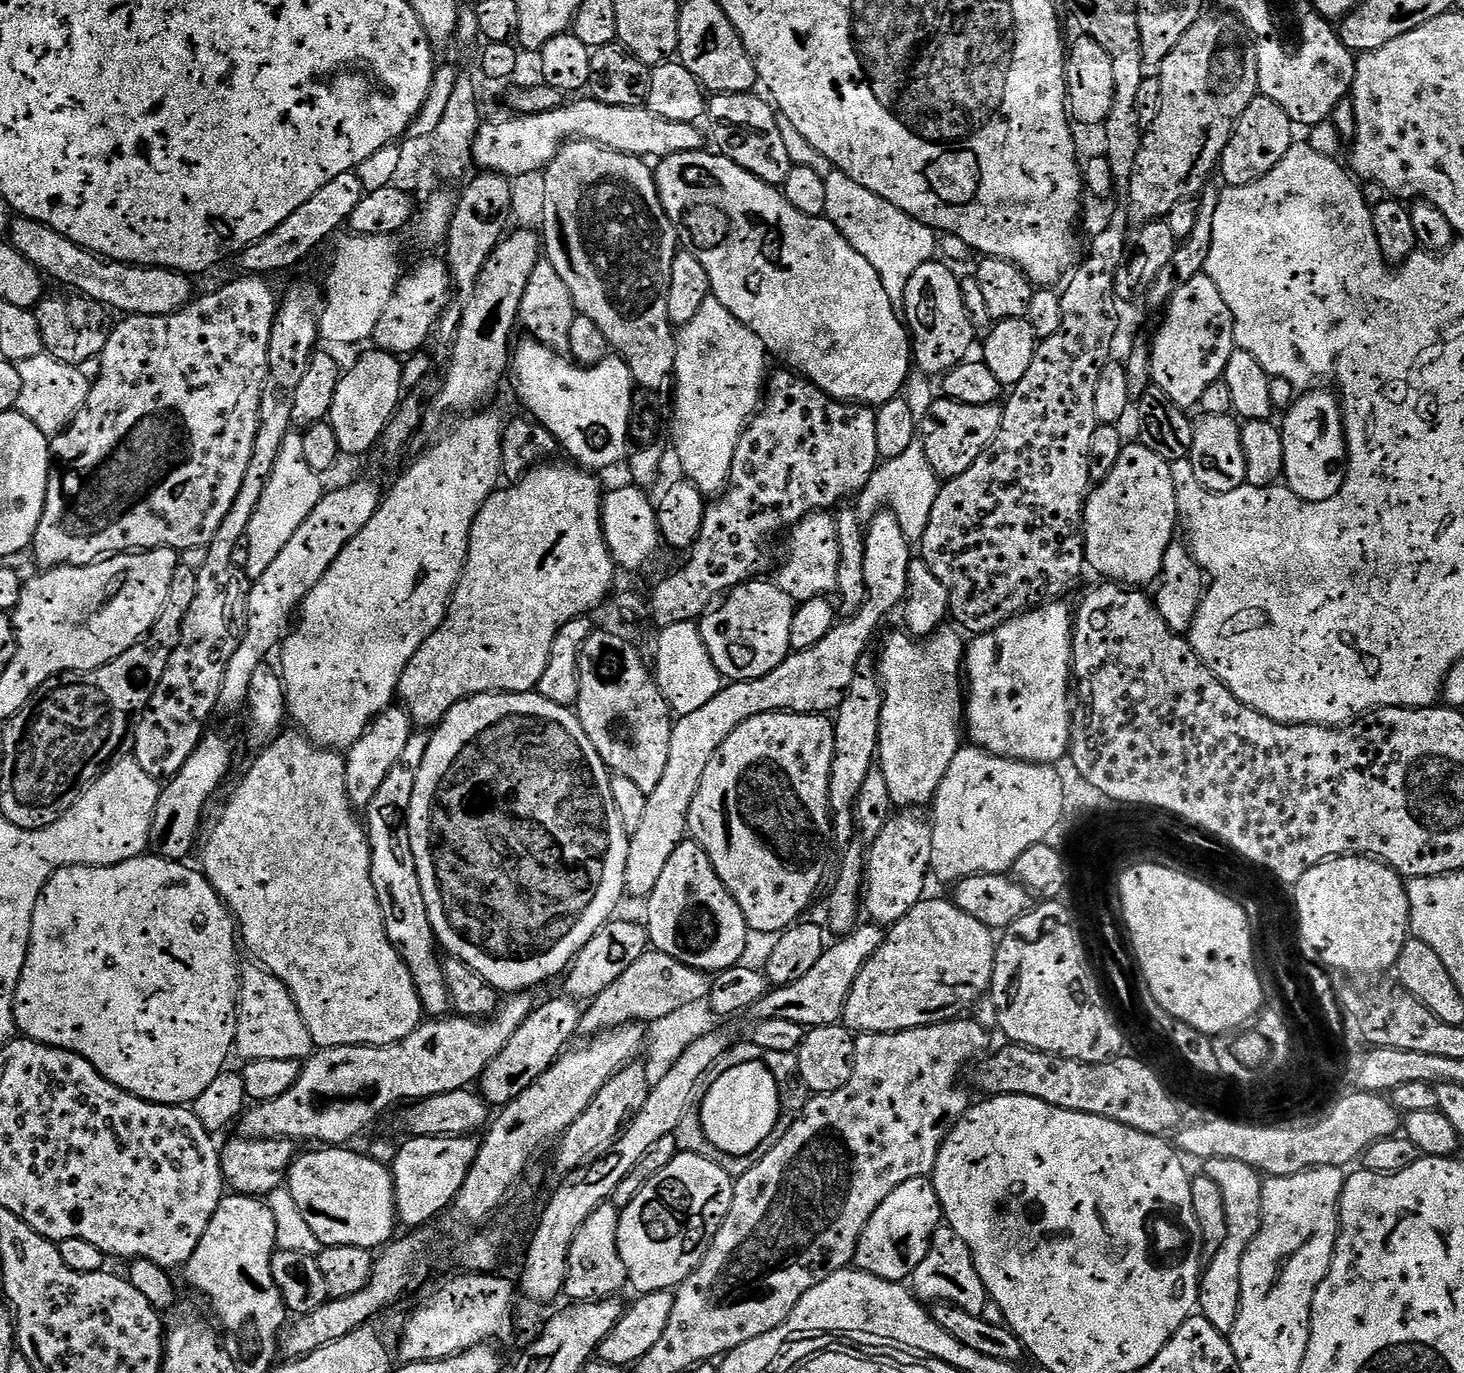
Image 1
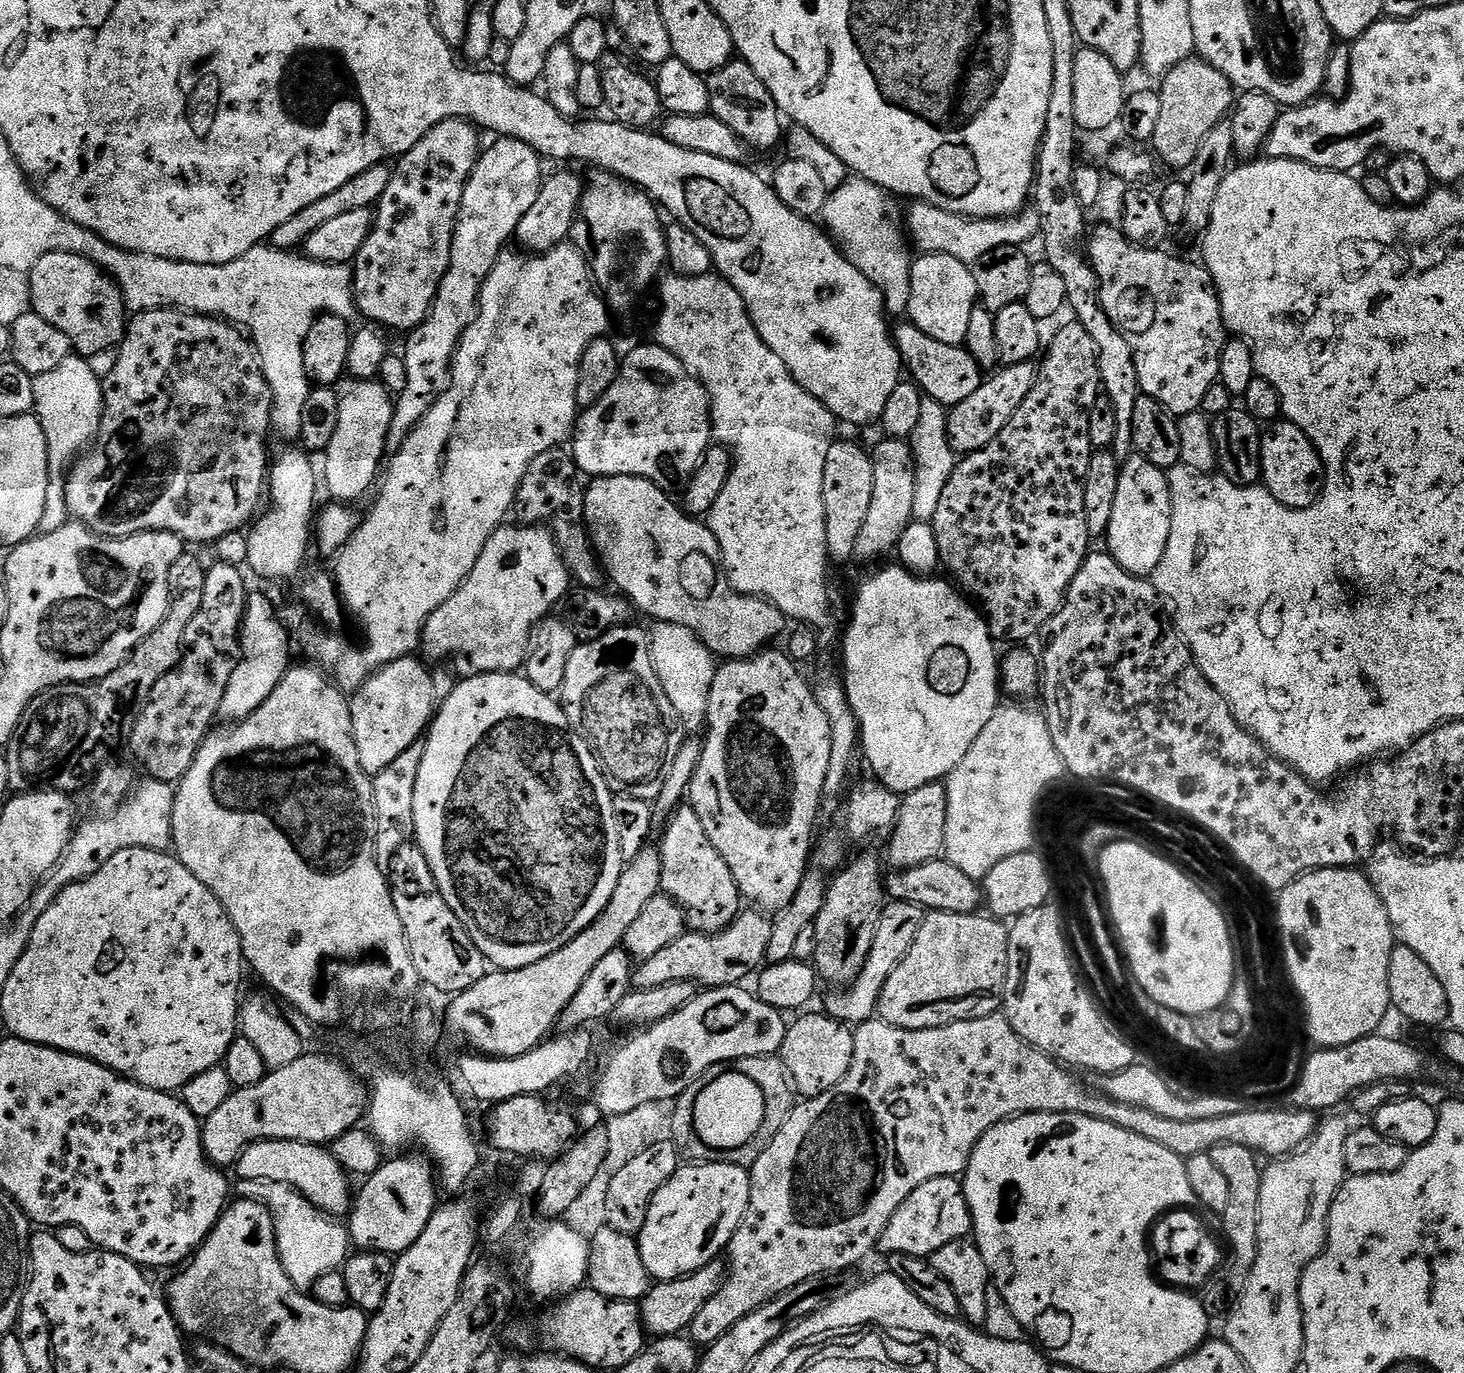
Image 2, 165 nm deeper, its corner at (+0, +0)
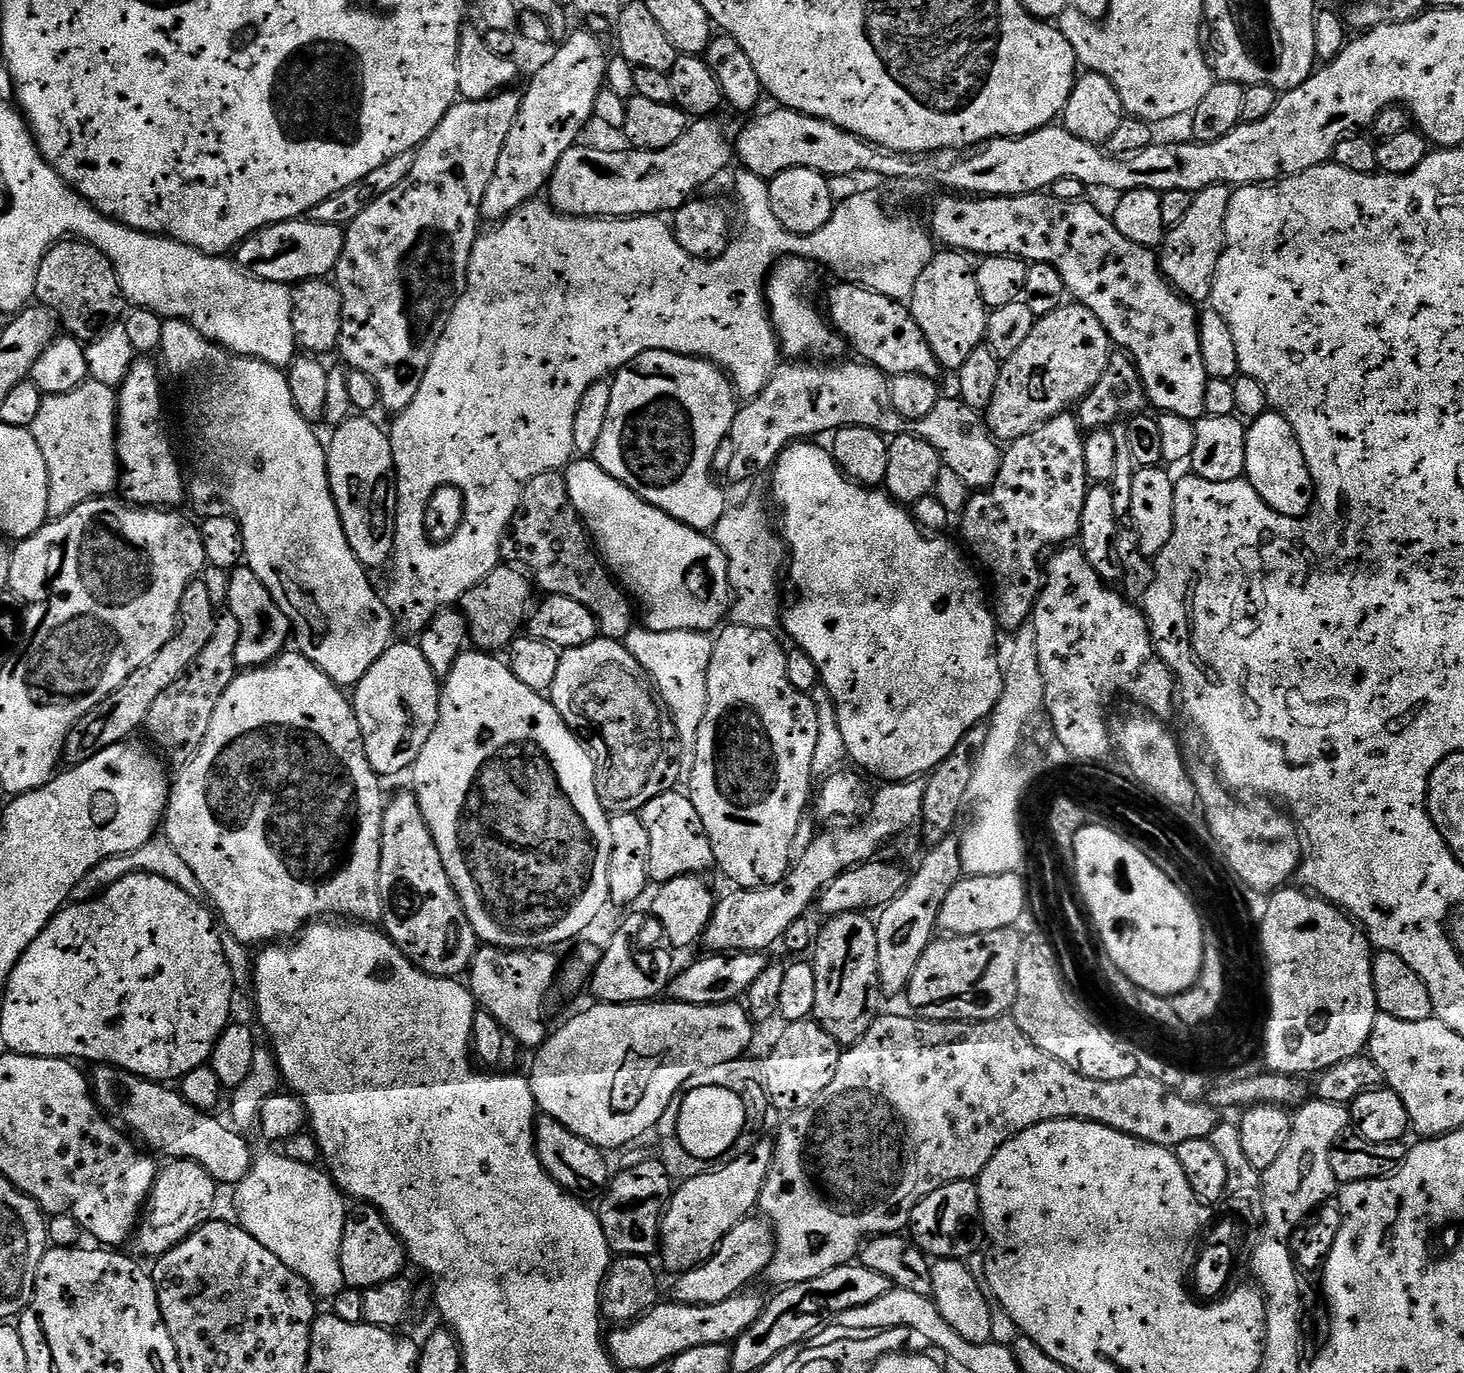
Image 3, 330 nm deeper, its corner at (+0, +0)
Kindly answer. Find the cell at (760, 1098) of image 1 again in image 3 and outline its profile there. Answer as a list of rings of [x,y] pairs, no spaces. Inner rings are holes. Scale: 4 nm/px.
[[[702,1086],[684,1094],[681,1114],[678,1117],[678,1136],[694,1158],[716,1162],[731,1153],[732,1147],[745,1131],[746,1122],[747,1106],[743,1097],[730,1089]]]

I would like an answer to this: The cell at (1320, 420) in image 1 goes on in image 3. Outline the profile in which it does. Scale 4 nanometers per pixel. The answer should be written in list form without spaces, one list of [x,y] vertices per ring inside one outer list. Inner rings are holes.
[[[1267,410],[1253,419],[1247,429],[1244,476],[1250,486],[1258,490],[1258,498],[1262,498],[1262,502],[1266,502],[1270,510],[1283,516],[1299,518],[1308,515],[1312,511],[1312,502],[1316,499],[1316,487],[1292,424],[1277,412]]]

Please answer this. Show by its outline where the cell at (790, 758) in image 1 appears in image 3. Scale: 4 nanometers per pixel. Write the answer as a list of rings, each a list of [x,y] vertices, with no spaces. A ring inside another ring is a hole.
[[[729,623],[719,629],[714,640],[713,656],[710,658],[708,677],[706,678],[706,710],[702,718],[702,726],[698,726],[696,735],[696,753],[692,755],[692,763],[688,776],[687,795],[692,797],[694,810],[698,810],[698,818],[702,818],[704,833],[710,838],[712,847],[712,859],[715,867],[721,868],[730,879],[733,880],[737,889],[742,888],[765,888],[774,886],[788,872],[790,867],[790,845],[794,842],[794,834],[798,834],[798,826],[806,818],[810,808],[810,797],[814,792],[814,745],[818,742],[818,710],[814,706],[811,695],[806,692],[794,690],[790,678],[786,678],[786,658],[788,652],[780,645],[781,637],[775,631],[754,626],[742,626],[741,624]]]

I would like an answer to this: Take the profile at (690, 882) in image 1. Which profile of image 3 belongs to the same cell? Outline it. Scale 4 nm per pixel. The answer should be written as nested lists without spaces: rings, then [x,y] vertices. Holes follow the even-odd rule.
[[[669,790],[658,794],[658,798],[650,798],[638,813],[650,834],[648,878],[657,885],[679,876],[707,873],[707,868],[711,869],[714,864],[710,838],[704,833],[702,818],[698,818],[698,810],[694,810],[692,797],[676,791]]]

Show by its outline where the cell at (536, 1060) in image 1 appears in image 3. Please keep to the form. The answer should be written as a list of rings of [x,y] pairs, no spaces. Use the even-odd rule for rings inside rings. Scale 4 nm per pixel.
[[[632,916],[612,937],[608,945],[603,945],[600,961],[590,977],[590,989],[596,995],[595,999],[602,1004],[643,1004],[657,999],[659,992],[665,993],[672,983],[674,967],[673,953],[667,947],[656,948],[647,952],[640,945],[640,920]]]

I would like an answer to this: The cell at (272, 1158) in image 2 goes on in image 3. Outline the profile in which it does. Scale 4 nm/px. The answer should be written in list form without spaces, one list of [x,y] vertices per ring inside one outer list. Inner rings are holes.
[[[102,1064],[91,1070],[92,1095],[95,1096],[97,1104],[109,1117],[116,1118],[120,1112],[121,1118],[124,1119],[123,1127],[145,1149],[153,1153],[164,1151],[165,1157],[168,1158],[196,1160],[220,1186],[235,1186],[242,1178],[246,1178],[254,1159],[254,1151],[252,1152],[251,1146],[240,1137],[243,1135],[235,1127],[215,1120],[215,1115],[199,1112],[185,1102],[179,1091],[172,1089],[171,1092],[168,1089],[171,1087],[163,1083],[145,1080],[132,1072],[121,1072],[111,1064]]]

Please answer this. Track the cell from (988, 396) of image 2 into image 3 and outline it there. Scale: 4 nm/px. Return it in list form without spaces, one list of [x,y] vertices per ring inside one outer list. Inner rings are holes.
[[[1065,302],[1058,310],[1039,317],[1034,330],[1030,330],[1030,338],[1022,342],[1020,349],[1009,360],[1001,363],[998,386],[994,386],[994,398],[990,398],[986,409],[988,431],[997,441],[1011,442],[1030,434],[1039,424],[1046,423],[1059,412],[1069,411],[1100,381],[1102,370],[1106,370],[1113,351],[1114,345],[1102,322],[1098,322],[1095,314],[1084,304]]]

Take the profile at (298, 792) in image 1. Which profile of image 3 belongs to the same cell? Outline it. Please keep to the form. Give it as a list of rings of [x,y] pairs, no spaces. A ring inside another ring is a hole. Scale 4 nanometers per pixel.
[[[285,651],[262,668],[249,668],[236,675],[234,682],[226,686],[226,694],[218,698],[218,706],[214,706],[214,714],[210,718],[206,738],[202,738],[202,746],[198,746],[198,754],[194,754],[194,758],[177,772],[180,773],[177,776],[175,773],[168,794],[168,811],[164,813],[162,832],[174,850],[178,850],[178,858],[184,859],[186,866],[194,870],[194,878],[198,878],[204,896],[212,899],[211,907],[222,924],[224,919],[223,927],[232,935],[233,941],[241,940],[244,944],[256,944],[255,946],[280,942],[295,937],[309,922],[329,914],[352,922],[376,922],[383,917],[384,907],[378,886],[382,818],[386,803],[386,795],[380,789],[382,780],[366,758],[351,699],[345,695],[340,685],[334,683],[321,668],[299,651]]]

